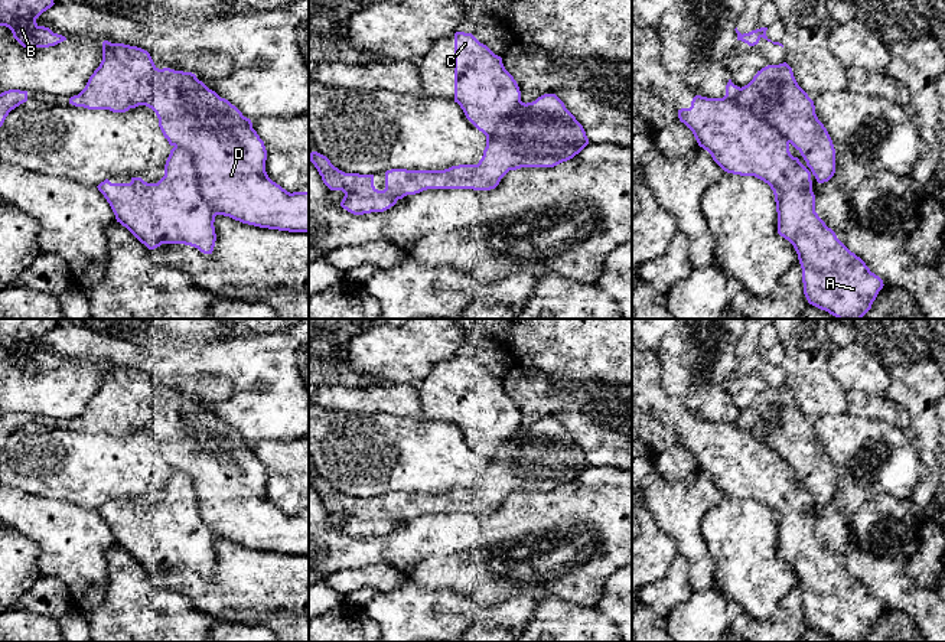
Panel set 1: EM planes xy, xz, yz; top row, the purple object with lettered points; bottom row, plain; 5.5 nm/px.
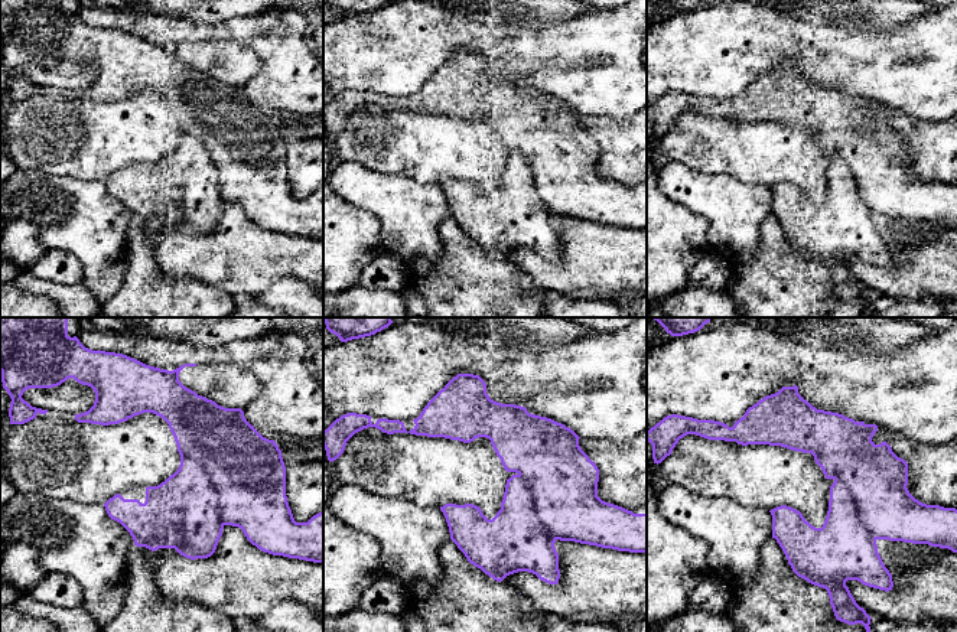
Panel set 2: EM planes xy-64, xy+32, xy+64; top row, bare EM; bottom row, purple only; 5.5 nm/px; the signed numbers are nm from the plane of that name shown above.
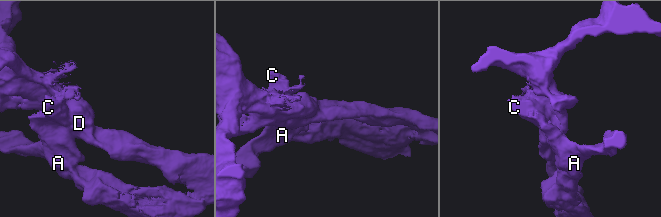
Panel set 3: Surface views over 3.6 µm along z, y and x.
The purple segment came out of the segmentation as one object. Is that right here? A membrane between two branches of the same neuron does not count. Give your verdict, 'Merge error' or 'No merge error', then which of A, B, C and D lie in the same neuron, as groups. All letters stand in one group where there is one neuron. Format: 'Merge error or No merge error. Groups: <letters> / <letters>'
Merge error. Groups: A C / B D

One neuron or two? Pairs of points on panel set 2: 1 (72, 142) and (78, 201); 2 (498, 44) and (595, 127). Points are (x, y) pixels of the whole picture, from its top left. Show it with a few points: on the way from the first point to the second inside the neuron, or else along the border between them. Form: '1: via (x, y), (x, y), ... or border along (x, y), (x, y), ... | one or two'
1: border along (51, 173), (103, 181) | two
2: border along (580, 114), (615, 119) | two

